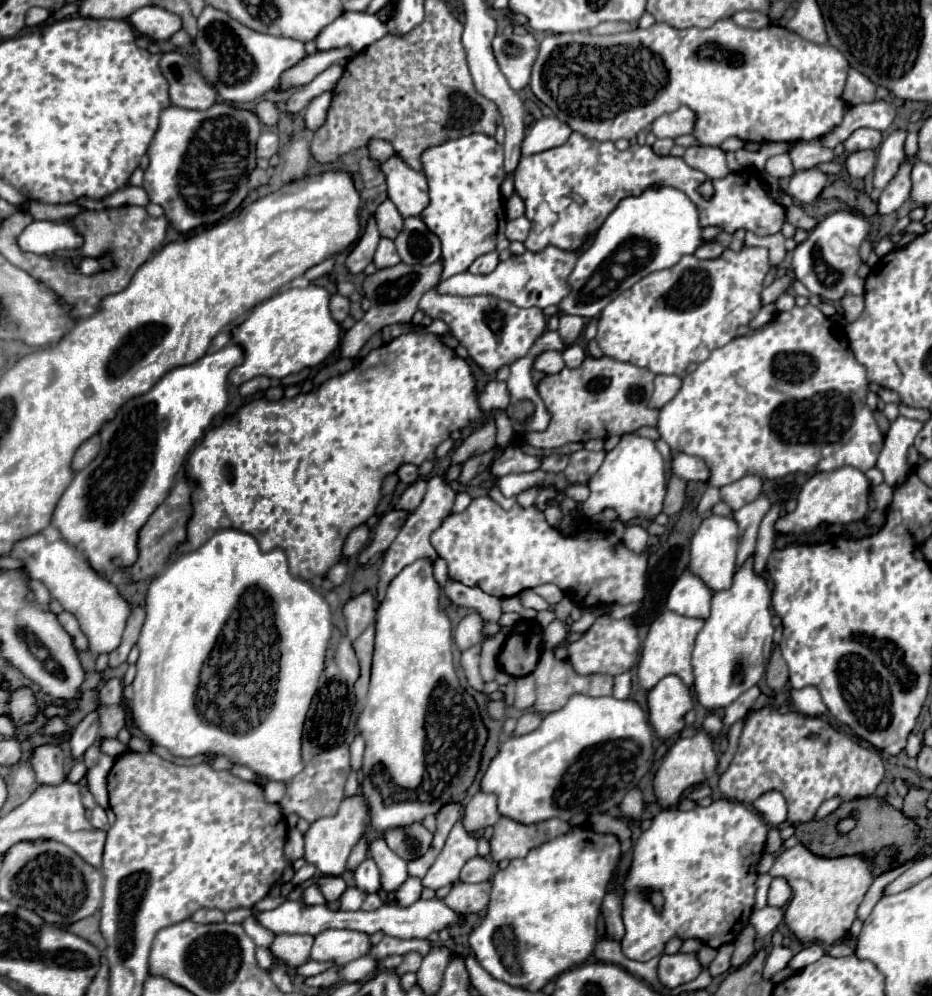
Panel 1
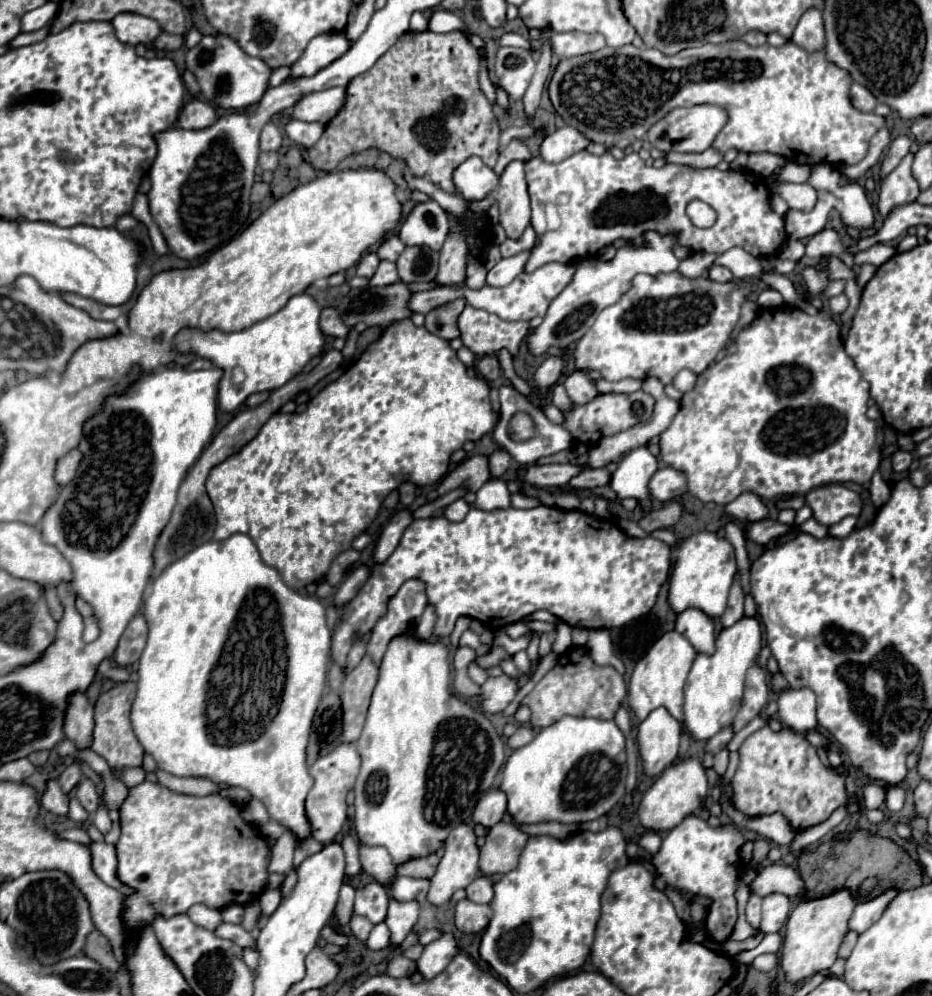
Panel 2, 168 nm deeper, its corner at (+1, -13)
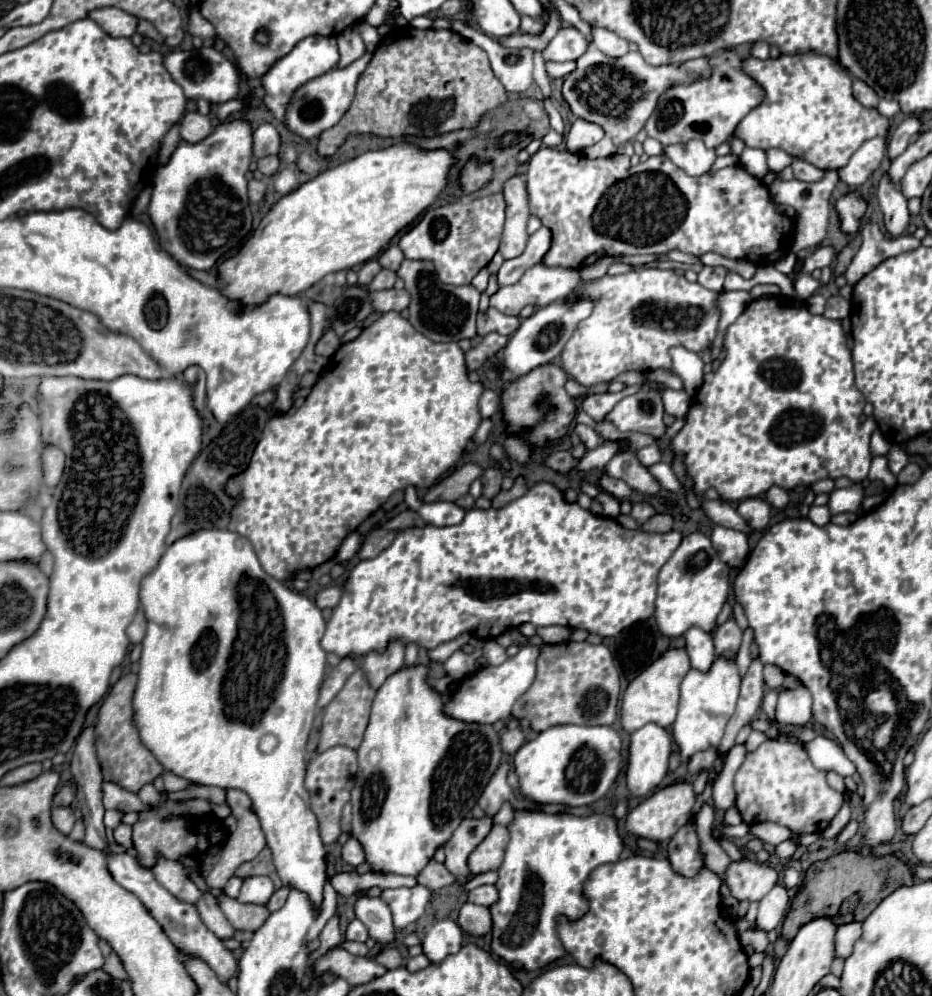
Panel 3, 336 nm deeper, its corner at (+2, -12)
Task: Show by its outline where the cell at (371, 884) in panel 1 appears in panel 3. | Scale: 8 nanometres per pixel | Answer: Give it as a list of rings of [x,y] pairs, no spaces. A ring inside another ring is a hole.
[[[360,896],[356,902],[356,918],[362,920],[368,928],[370,938],[380,942],[382,946],[396,940],[396,928],[392,924],[392,914],[382,898],[366,898]]]

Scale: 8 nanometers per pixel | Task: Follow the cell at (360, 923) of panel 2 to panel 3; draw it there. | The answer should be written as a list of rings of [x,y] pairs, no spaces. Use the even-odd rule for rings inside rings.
[[[358,918],[350,922],[350,926],[346,930],[346,940],[356,940],[356,942],[366,942],[368,940],[368,930]]]

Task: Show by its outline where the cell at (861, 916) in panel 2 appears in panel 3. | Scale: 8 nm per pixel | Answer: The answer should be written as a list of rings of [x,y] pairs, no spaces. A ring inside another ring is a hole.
[[[858,922],[840,926],[834,936],[834,956],[846,960],[852,954],[854,942],[860,938],[860,934],[862,934],[862,924],[858,924]]]

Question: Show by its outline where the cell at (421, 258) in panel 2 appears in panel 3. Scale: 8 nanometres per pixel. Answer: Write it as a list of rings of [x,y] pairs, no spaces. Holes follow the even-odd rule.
[[[404,260],[398,276],[404,280],[404,286],[410,292],[408,320],[420,334],[434,342],[458,342],[462,338],[476,336],[480,292],[474,286],[448,286],[440,282],[434,264],[422,260]]]

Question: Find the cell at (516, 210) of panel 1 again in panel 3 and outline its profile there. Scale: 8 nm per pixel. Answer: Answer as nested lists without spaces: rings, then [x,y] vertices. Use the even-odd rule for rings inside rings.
[[[520,176],[510,178],[504,184],[504,198],[506,198],[506,226],[502,234],[502,244],[500,244],[500,254],[504,260],[516,258],[522,254],[528,242],[526,234],[526,222],[530,216],[528,210],[528,192],[526,192],[526,182]]]

